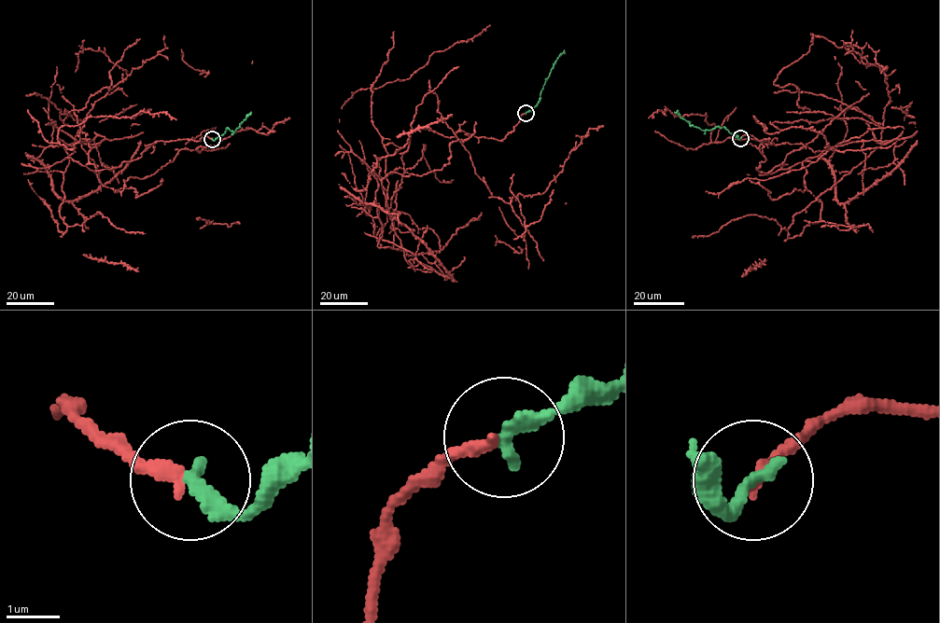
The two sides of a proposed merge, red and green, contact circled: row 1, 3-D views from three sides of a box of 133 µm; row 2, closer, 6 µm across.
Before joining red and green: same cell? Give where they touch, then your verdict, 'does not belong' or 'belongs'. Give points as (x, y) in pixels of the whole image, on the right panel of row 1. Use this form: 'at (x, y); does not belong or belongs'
at (740, 138); does not belong

